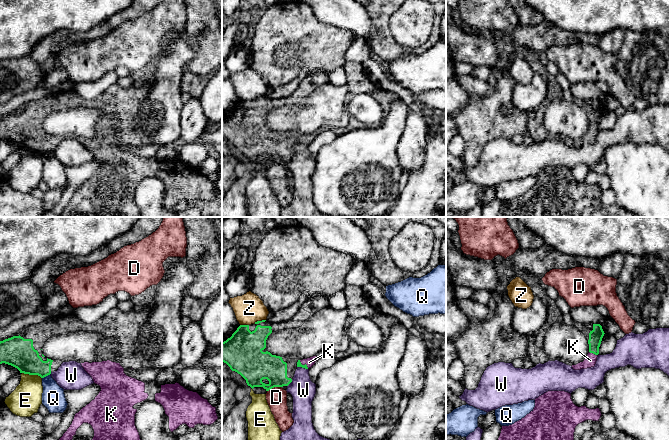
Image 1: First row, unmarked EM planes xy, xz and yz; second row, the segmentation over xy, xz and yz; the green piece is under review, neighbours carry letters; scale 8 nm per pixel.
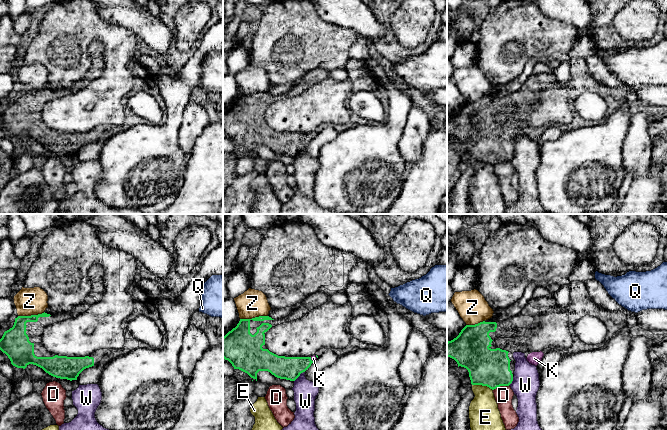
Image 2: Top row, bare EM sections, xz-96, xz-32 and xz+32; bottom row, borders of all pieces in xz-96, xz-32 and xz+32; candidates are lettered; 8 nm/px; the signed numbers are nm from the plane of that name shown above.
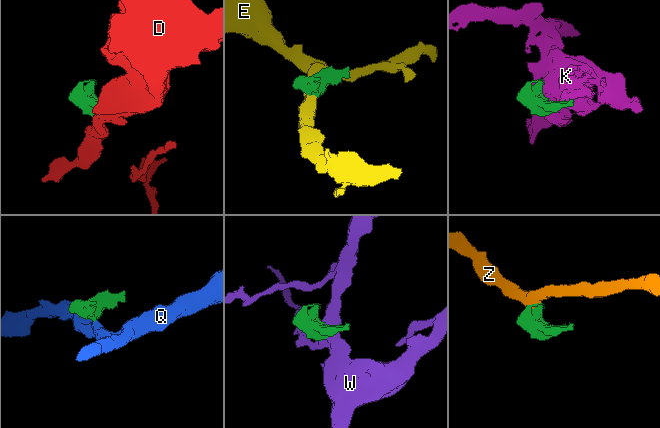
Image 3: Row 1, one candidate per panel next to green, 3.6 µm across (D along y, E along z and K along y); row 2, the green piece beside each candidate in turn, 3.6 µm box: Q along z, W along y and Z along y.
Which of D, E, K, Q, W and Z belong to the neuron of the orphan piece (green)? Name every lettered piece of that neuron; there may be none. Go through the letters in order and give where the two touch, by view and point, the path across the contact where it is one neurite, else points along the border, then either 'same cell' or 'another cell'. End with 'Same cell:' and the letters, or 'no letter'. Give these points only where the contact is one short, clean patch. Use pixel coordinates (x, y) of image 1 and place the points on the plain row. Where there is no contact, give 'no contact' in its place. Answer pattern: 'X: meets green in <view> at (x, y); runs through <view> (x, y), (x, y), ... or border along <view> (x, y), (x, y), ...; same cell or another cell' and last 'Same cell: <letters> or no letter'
D: meets green in xz at (274, 162); another cell
E: meets green in xy at (32, 150); another cell
K: meets green in yz at (593, 129); runs through yz (595, 112), (593, 129), (590, 136); same cell
Q: meets green in xy at (46, 151); border along xy (50, 149), (42, 154); another cell
W: meets green in xz at (290, 158); border along xz (292, 155), (287, 162); another cell
Z: meets green in xz at (244, 101); border along xz (240, 100), (248, 101); another cell
Same cell: K

